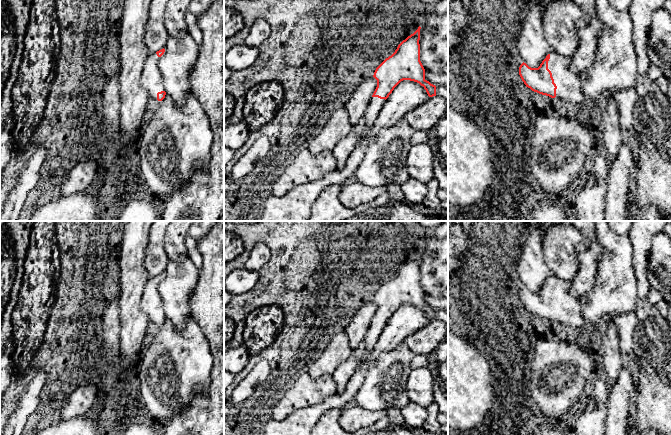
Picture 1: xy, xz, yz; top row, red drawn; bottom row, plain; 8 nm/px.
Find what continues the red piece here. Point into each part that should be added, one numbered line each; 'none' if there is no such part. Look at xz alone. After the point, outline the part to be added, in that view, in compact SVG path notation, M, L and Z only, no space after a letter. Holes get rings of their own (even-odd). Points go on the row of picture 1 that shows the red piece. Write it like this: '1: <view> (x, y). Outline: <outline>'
1: xz (376, 104). Outline: M371 97L369 105L364 114L366 128L365 131L363 132L361 140L369 136L370 129L372 125L375 123L377 117L379 116L379 113L382 110L385 102L386 102L385 99Z

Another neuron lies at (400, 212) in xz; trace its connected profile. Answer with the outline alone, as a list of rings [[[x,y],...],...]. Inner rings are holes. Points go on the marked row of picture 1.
[[[394,202],[386,221],[448,221],[448,219],[444,219],[440,215],[428,217],[417,213],[408,205]]]

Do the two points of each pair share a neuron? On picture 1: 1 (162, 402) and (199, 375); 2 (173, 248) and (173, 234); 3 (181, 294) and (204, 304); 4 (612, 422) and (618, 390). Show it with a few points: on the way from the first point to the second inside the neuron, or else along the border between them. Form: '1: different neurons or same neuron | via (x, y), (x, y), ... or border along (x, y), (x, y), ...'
1: same neuron | via (171, 402), (190, 384)
2: same neuron | via (173, 245), (173, 237)
3: different neurons | border along (198, 276), (196, 286), (190, 298), (192, 318)
4: same neuron | via (617, 414), (618, 398)

